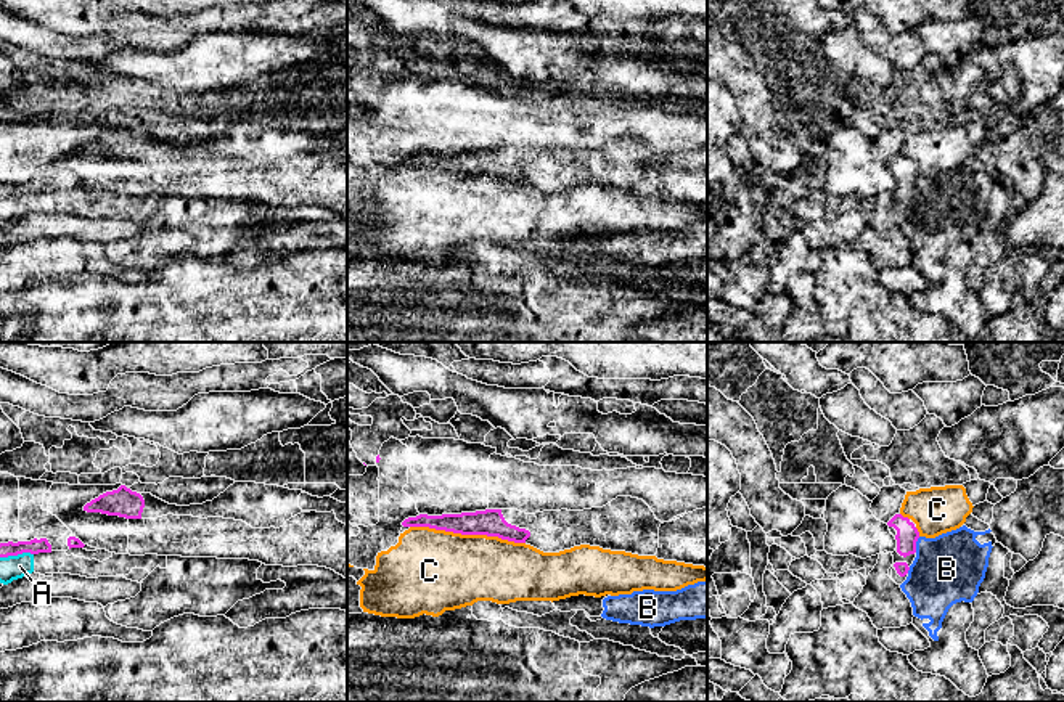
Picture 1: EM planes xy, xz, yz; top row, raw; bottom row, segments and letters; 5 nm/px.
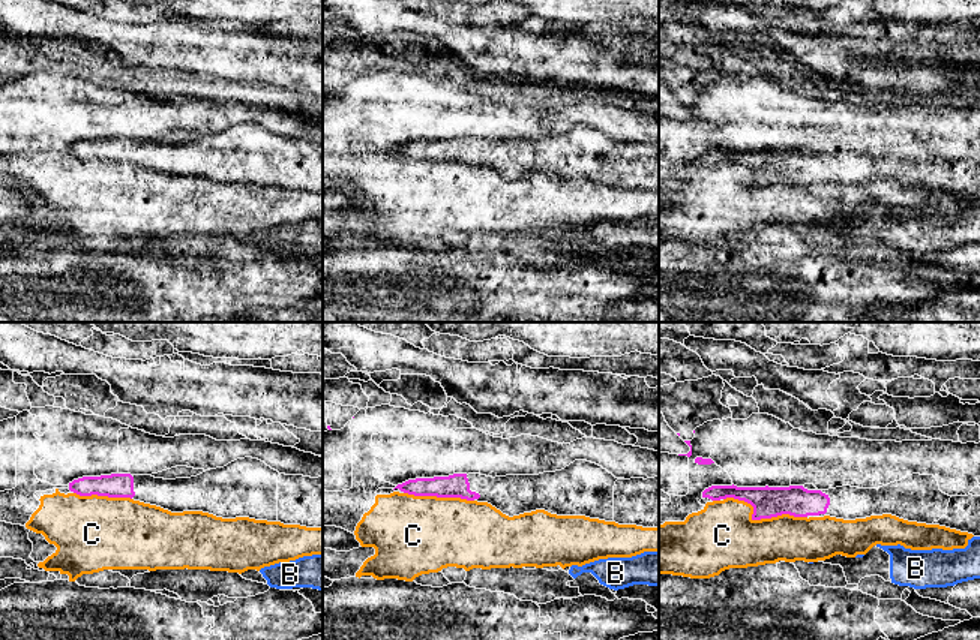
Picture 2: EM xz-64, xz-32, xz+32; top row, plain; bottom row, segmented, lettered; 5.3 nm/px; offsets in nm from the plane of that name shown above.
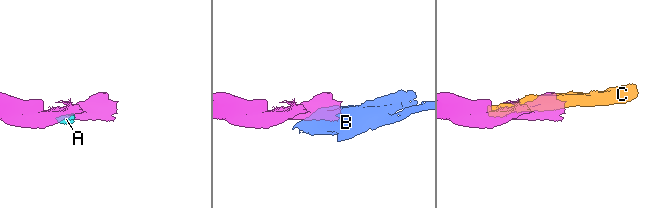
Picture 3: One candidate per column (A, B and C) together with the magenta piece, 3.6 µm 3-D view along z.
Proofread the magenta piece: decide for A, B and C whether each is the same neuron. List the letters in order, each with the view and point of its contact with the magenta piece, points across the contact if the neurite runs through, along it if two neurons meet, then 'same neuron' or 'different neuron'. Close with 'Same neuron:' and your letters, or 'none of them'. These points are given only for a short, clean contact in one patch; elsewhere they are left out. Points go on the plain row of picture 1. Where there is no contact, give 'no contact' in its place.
A: meets magenta in xy at (16, 195); border along xy (32, 193), (0, 198); different neuron
B: meets magenta in yz at (915, 185); different neuron
C: meets magenta in xz at (468, 174); different neuron
Same neuron: none of them

